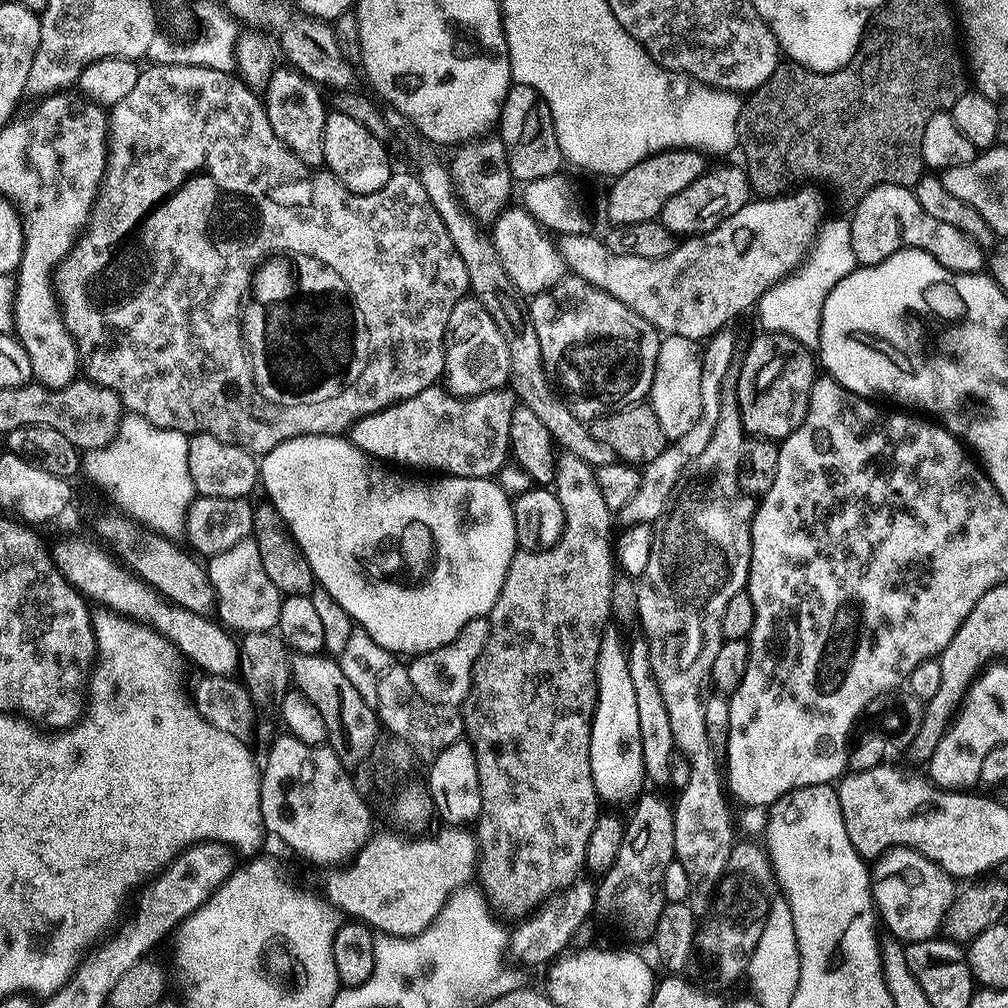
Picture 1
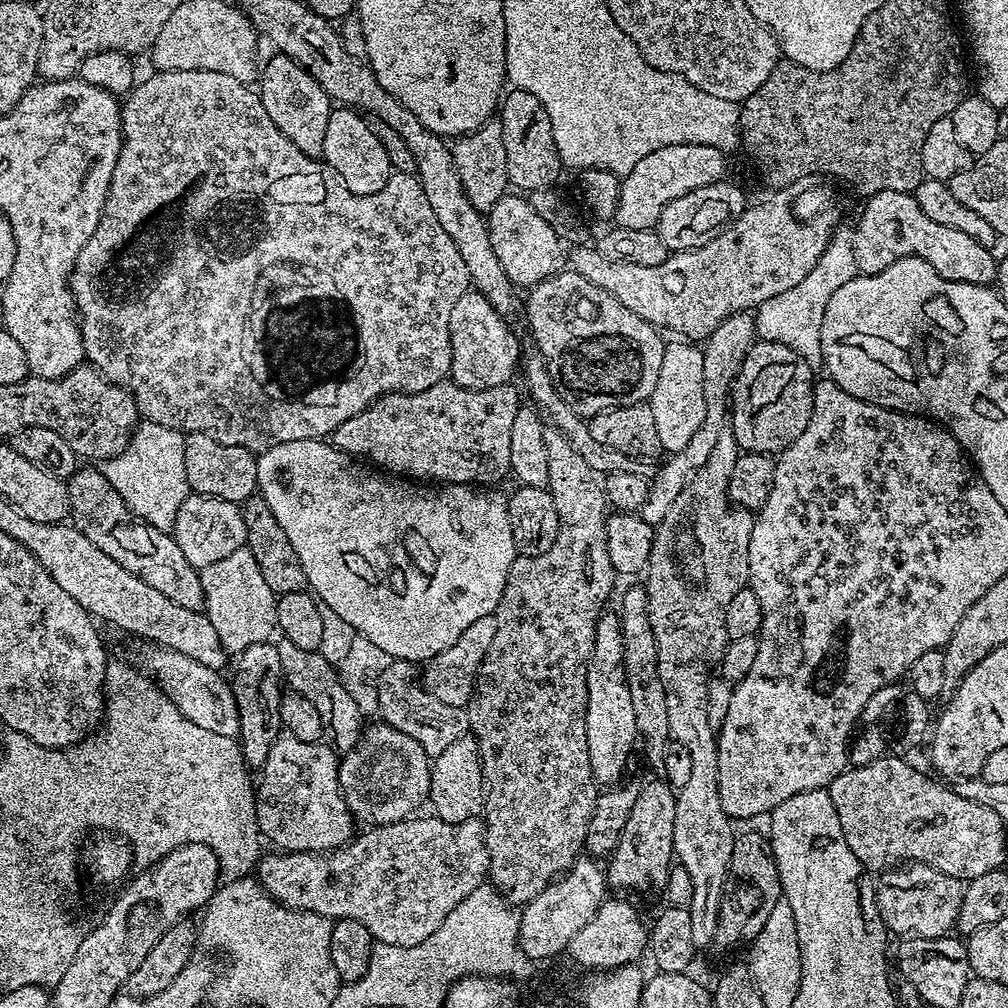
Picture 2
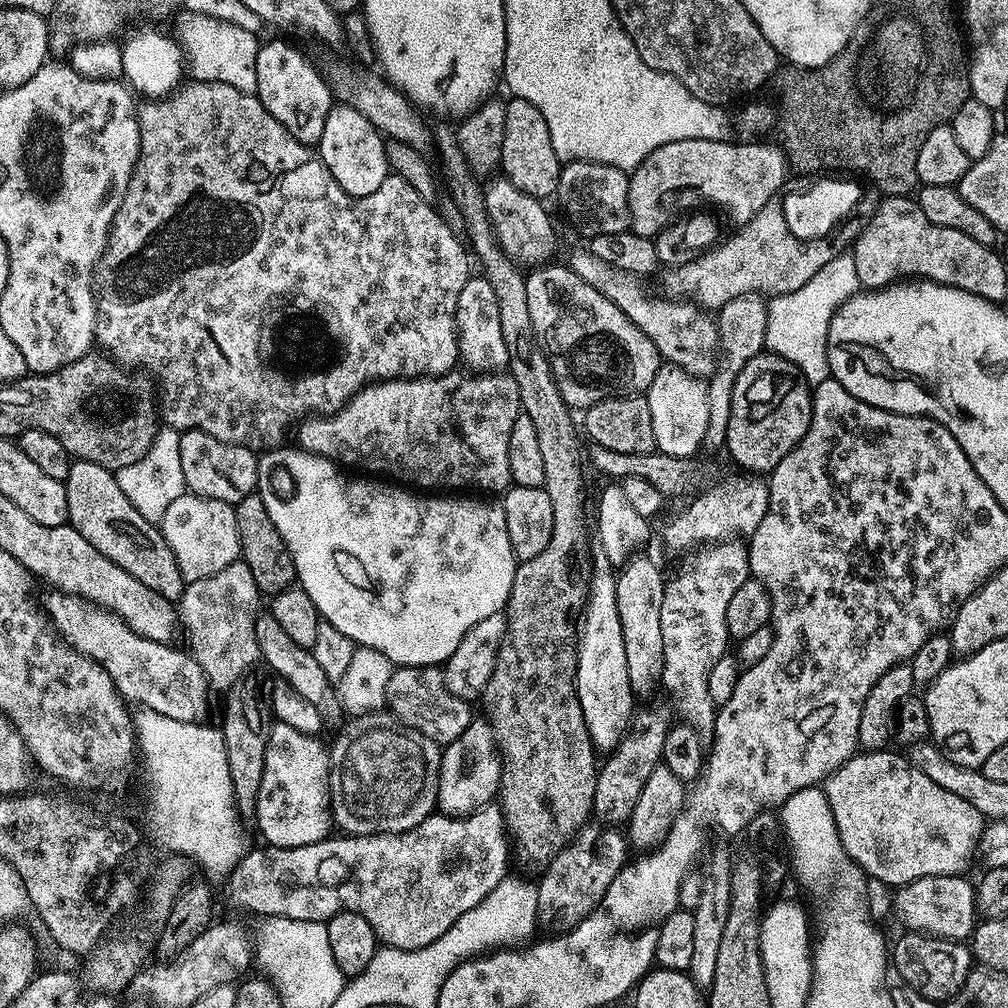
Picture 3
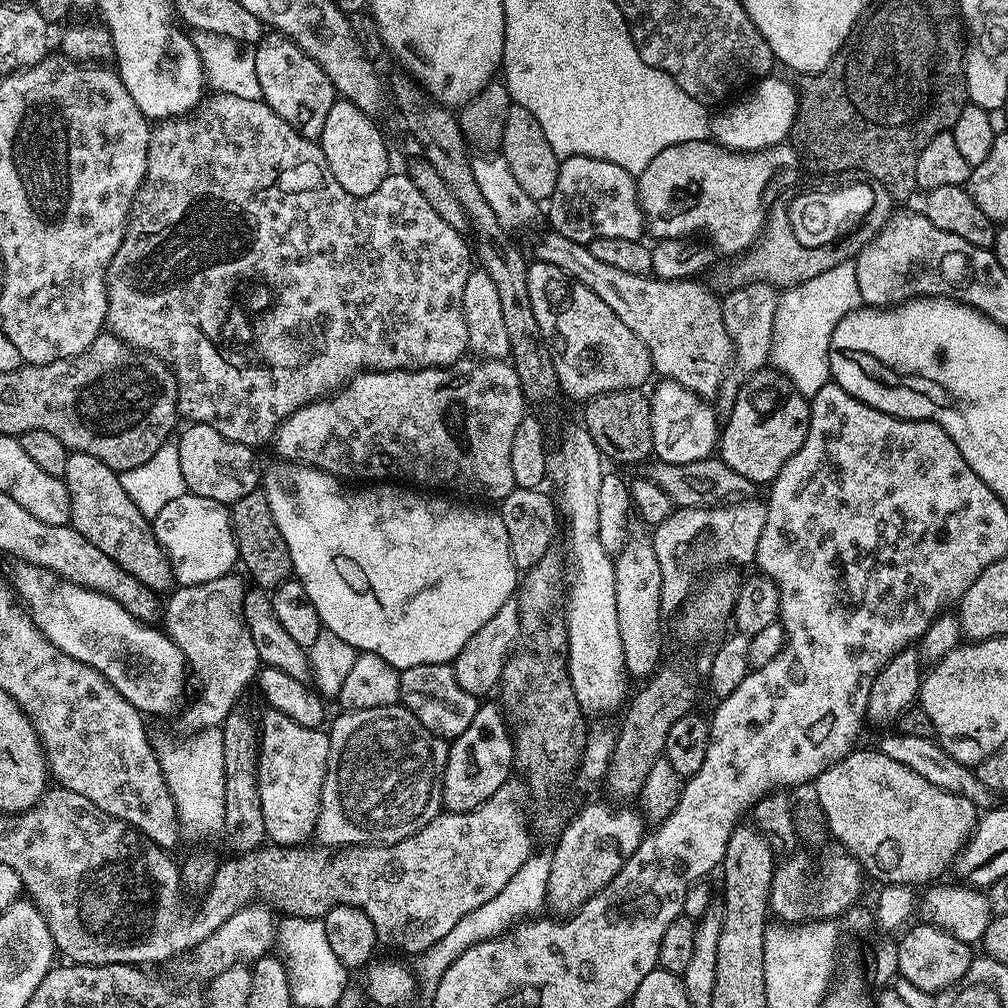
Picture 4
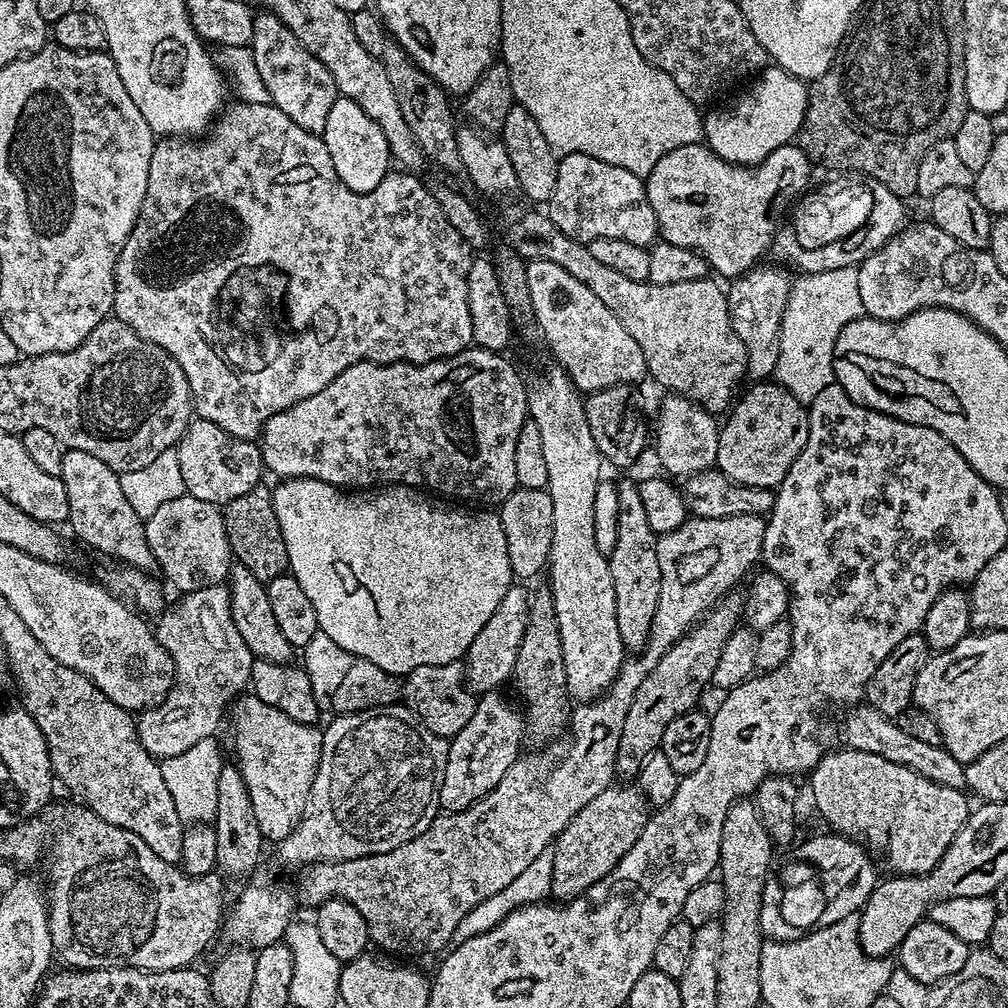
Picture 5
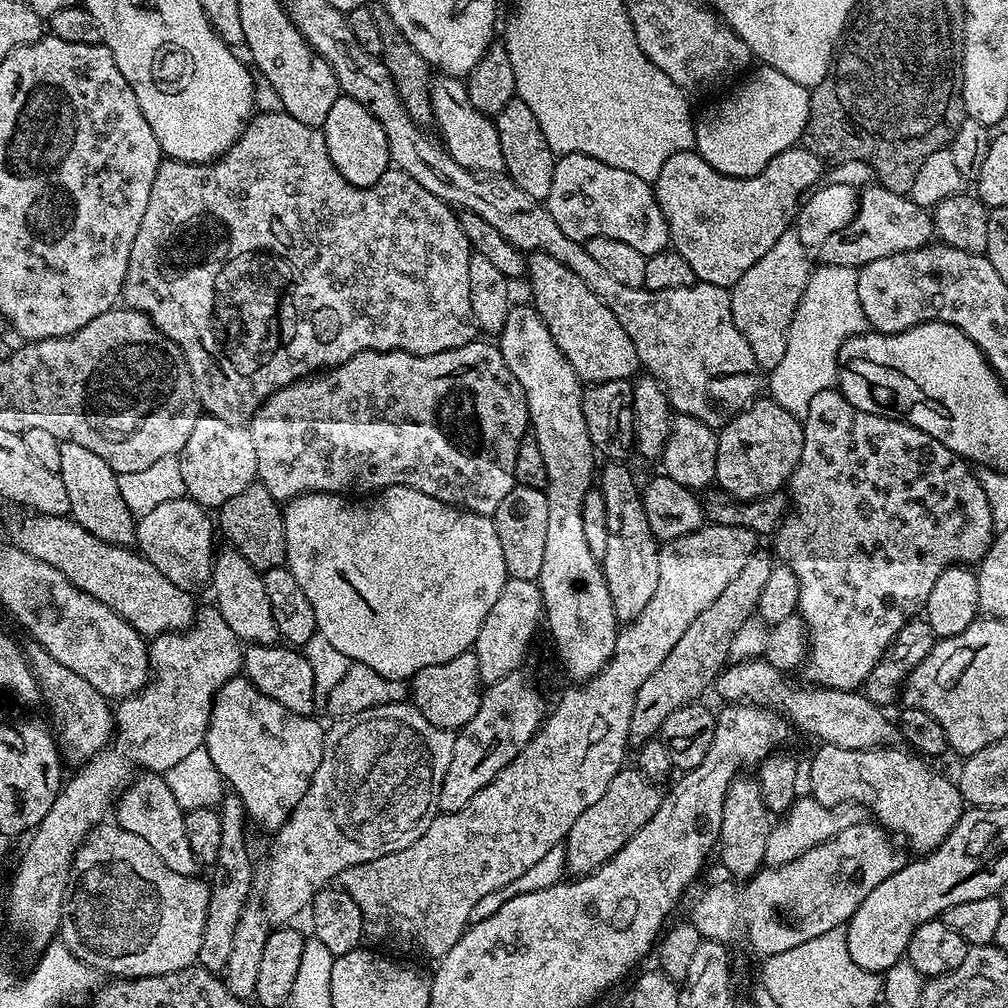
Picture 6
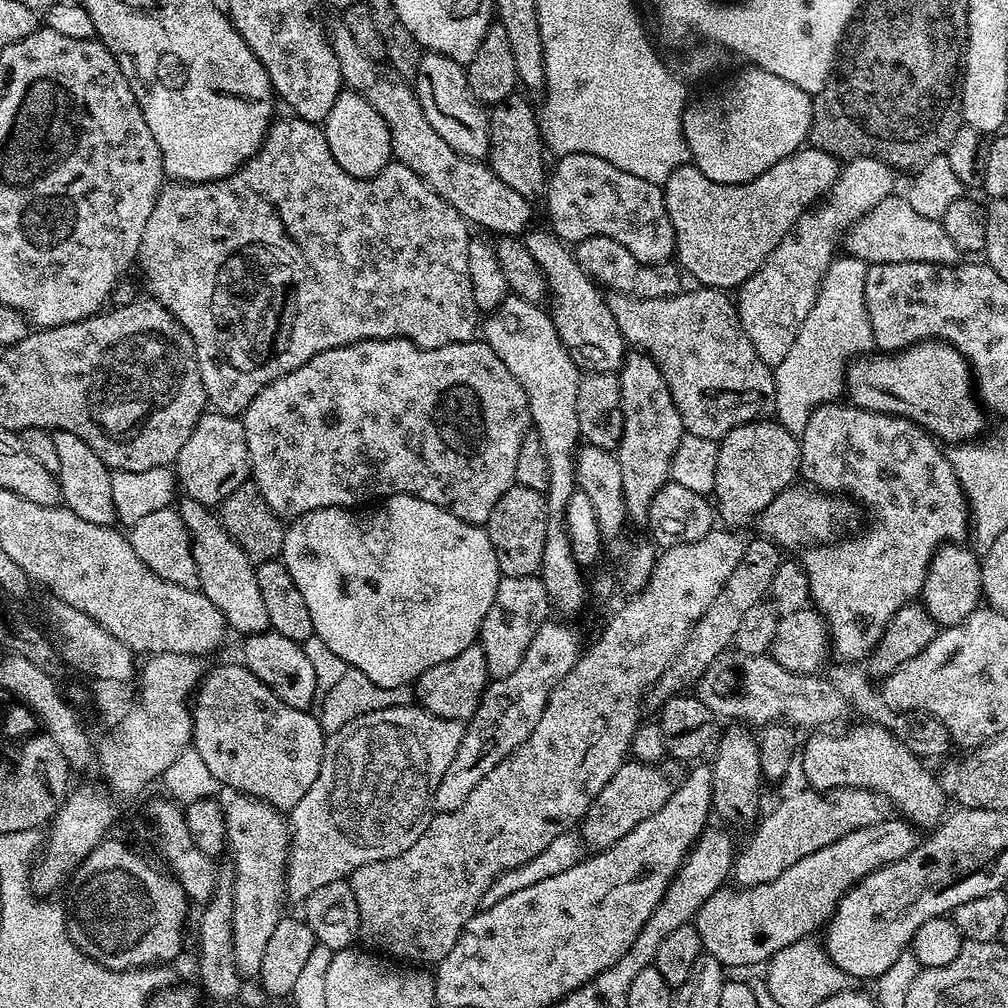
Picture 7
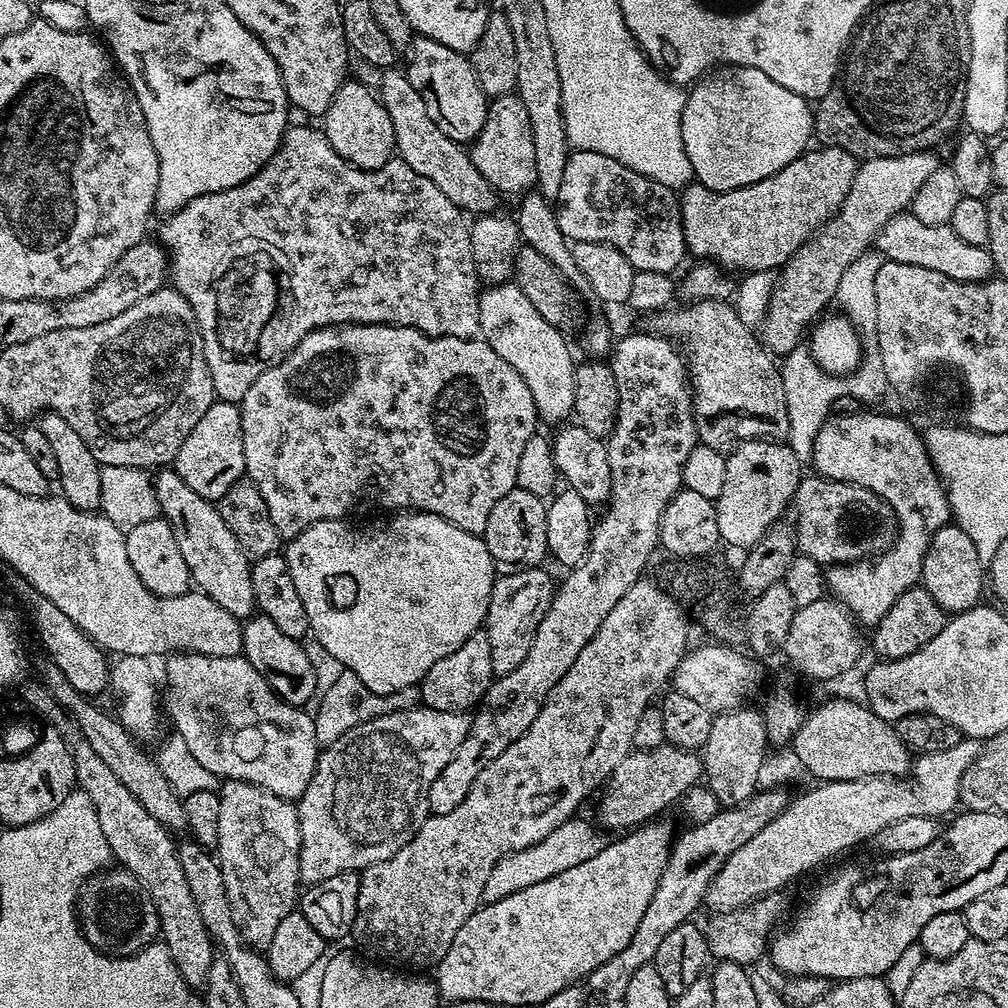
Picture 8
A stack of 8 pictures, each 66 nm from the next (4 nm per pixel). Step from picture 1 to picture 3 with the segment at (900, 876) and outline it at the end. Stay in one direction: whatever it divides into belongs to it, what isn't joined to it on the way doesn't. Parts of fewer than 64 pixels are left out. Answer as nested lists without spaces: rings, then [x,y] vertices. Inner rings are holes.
[[[963,875],[927,876],[899,885],[895,889],[896,916],[905,924],[903,927],[929,936],[941,936],[944,940],[967,941],[978,923],[978,913],[973,885],[964,879]]]

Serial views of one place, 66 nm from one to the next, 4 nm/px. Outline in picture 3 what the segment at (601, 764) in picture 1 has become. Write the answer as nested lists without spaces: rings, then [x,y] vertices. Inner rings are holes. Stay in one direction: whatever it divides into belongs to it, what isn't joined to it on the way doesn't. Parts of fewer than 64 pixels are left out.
[[[604,562],[595,565],[594,575],[588,589],[588,605],[584,608],[582,627],[578,632],[576,693],[578,694],[578,702],[584,711],[593,748],[604,754],[611,753],[624,739],[625,733],[634,719],[634,711],[632,712],[634,697],[630,686],[630,673],[626,670],[626,646],[622,643],[622,621],[618,619],[616,576],[613,569]]]

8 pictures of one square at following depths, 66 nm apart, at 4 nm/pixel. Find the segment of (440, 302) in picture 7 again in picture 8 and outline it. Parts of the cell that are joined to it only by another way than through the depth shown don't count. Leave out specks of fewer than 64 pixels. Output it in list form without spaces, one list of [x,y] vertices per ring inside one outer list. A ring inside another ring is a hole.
[[[304,124],[298,125],[297,128],[296,125],[289,127],[288,131],[284,133],[284,137],[280,143],[280,149],[278,149],[278,151],[270,158],[270,162],[266,162],[266,166],[262,166],[262,170],[258,170],[258,174],[254,174],[246,183],[234,186],[230,190],[202,194],[198,198],[194,198],[190,202],[186,202],[186,206],[182,206],[176,212],[171,213],[171,215],[165,219],[168,221],[166,221],[160,228],[160,237],[158,237],[158,240],[164,251],[168,254],[171,287],[180,292],[182,294],[182,298],[186,298],[186,302],[190,302],[190,306],[194,310],[194,318],[200,327],[200,334],[204,337],[204,357],[206,358],[206,366],[212,375],[212,385],[216,391],[216,400],[225,400],[227,404],[235,404],[243,400],[246,390],[250,390],[250,386],[254,386],[254,382],[263,372],[263,369],[258,367],[258,358],[256,358],[256,356],[262,356],[262,354],[274,354],[274,352],[279,354],[279,356],[282,356],[291,349],[291,341],[288,342],[288,338],[290,339],[290,332],[288,327],[284,324],[284,318],[286,318],[286,315],[296,316],[296,308],[300,308],[300,304],[296,304],[296,300],[292,300],[292,304],[288,304],[288,310],[284,310],[284,308],[286,308],[284,304],[278,304],[278,292],[274,292],[272,288],[268,288],[268,282],[272,282],[272,280],[270,280],[270,276],[266,276],[266,262],[270,260],[270,255],[260,256],[260,254],[266,254],[266,252],[276,255],[276,257],[283,262],[286,262],[286,258],[308,258],[308,264],[310,264],[310,266],[312,266],[312,264],[316,264],[316,266],[318,266],[318,264],[326,264],[328,272],[332,274],[332,278],[328,278],[328,280],[332,282],[332,284],[330,284],[330,290],[336,290],[332,298],[336,298],[336,300],[334,300],[334,305],[332,305],[330,304],[332,300],[322,300],[322,298],[318,298],[318,290],[324,290],[324,288],[320,288],[320,286],[322,286],[322,284],[320,284],[320,270],[314,270],[314,266],[312,266],[312,268],[310,268],[310,272],[312,272],[312,274],[310,274],[310,320],[312,320],[312,322],[327,322],[329,326],[339,326],[341,324],[397,324],[403,328],[416,328],[419,332],[423,332],[425,336],[453,336],[454,338],[462,338],[463,340],[471,340],[479,337],[480,293],[482,291],[482,284],[476,275],[474,258],[472,257],[472,251],[470,250],[470,234],[468,233],[469,225],[466,223],[466,220],[464,224],[463,218],[465,219],[459,208],[456,208],[454,202],[450,202],[450,199],[446,198],[445,194],[442,194],[438,186],[434,186],[434,183],[428,181],[420,174],[416,174],[414,170],[412,170],[410,166],[404,164],[401,159],[393,158],[391,160],[387,160],[381,168],[375,168],[374,170],[362,170],[361,168],[356,168],[353,164],[347,164],[345,160],[343,160],[334,150],[334,146],[330,146],[330,142],[324,137],[323,131],[321,131],[319,127],[307,128]],[[322,308],[324,308],[324,310],[334,310],[334,317],[338,316],[338,318],[322,318],[322,316],[326,316],[326,314],[312,314],[312,312],[320,312]]]

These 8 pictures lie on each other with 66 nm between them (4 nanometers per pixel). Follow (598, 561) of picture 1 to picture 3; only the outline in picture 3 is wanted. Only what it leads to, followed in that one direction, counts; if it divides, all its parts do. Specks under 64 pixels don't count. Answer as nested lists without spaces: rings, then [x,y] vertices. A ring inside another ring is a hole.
[[[448,128],[435,129],[434,146],[438,152],[440,150],[440,158],[444,162],[448,180],[452,183],[452,194],[460,203],[460,214],[468,226],[468,236],[484,266],[482,274],[494,289],[494,298],[498,298],[498,323],[502,326],[502,342],[506,342],[508,355],[506,368],[514,382],[518,382],[521,409],[528,415],[530,422],[534,422],[534,431],[538,433],[538,446],[546,469],[544,489],[546,494],[550,494],[550,506],[554,506],[554,530],[550,534],[550,546],[546,546],[546,550],[542,550],[538,558],[522,560],[516,565],[514,586],[510,586],[506,609],[504,640],[500,643],[496,665],[490,674],[490,682],[486,682],[482,697],[482,716],[492,728],[496,751],[500,755],[498,807],[504,815],[504,827],[515,847],[517,844],[530,859],[537,860],[544,866],[567,848],[575,840],[576,833],[589,823],[593,815],[592,803],[598,771],[598,752],[592,746],[584,711],[576,693],[577,618],[583,617],[584,608],[588,605],[588,589],[594,575],[594,559],[588,553],[594,548],[594,528],[590,523],[588,496],[584,493],[586,460],[582,455],[582,448],[580,452],[582,436],[578,431],[577,421],[576,424],[572,421],[573,413],[558,390],[556,379],[552,377],[548,355],[534,334],[534,322],[530,322],[525,273],[505,255],[500,243],[496,241],[496,232],[492,229],[484,201],[485,191],[482,186],[480,188],[481,183],[468,168],[456,141],[455,131]]]

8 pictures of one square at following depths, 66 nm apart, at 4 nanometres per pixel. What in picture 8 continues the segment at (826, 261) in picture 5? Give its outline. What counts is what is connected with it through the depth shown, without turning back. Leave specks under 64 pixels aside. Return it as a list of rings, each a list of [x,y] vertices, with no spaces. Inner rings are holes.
[[[910,210],[899,212],[876,236],[875,251],[885,260],[906,262],[909,268],[925,268],[938,270],[942,276],[954,278],[958,284],[979,284],[989,279],[988,275],[996,272],[996,263],[992,260],[987,247],[970,246],[970,242],[962,242],[958,234],[947,224],[926,226],[926,222],[914,218]]]

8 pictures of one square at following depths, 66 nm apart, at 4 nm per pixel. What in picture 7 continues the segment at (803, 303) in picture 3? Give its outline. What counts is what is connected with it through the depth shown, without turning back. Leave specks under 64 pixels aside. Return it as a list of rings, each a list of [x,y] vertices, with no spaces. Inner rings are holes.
[[[847,254],[837,255],[826,270],[818,298],[810,314],[806,314],[806,322],[802,322],[798,338],[794,338],[794,346],[779,357],[777,364],[780,365],[774,368],[774,416],[786,430],[802,434],[816,407],[835,401],[839,397],[836,395],[845,391],[846,365],[849,361],[857,354],[873,351],[874,330],[868,313],[869,267],[865,260]]]

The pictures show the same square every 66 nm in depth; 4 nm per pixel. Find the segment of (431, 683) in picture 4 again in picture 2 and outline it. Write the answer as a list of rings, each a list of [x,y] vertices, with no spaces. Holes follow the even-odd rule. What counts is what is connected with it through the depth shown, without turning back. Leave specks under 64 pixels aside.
[[[393,659],[390,666],[386,666],[385,673],[378,682],[378,713],[383,723],[394,730],[402,730],[402,734],[410,734],[414,742],[418,742],[430,758],[442,754],[450,742],[469,735],[468,713],[458,706],[446,706],[446,702],[438,702],[434,694],[427,692],[423,683],[418,679],[411,663],[407,660]]]

